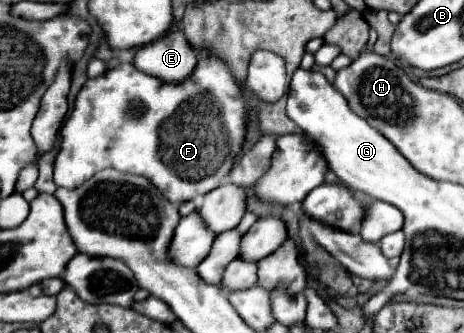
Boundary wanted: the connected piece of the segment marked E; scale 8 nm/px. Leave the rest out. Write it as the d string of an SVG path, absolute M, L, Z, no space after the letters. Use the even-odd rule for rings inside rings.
M172 28L164 38L140 48L134 66L162 82L178 84L190 78L196 62L196 52L186 42L184 32Z

